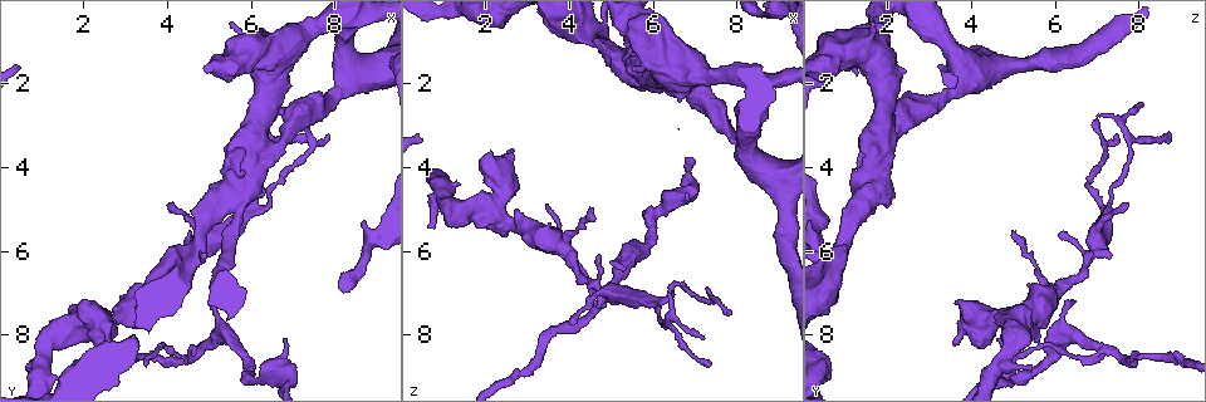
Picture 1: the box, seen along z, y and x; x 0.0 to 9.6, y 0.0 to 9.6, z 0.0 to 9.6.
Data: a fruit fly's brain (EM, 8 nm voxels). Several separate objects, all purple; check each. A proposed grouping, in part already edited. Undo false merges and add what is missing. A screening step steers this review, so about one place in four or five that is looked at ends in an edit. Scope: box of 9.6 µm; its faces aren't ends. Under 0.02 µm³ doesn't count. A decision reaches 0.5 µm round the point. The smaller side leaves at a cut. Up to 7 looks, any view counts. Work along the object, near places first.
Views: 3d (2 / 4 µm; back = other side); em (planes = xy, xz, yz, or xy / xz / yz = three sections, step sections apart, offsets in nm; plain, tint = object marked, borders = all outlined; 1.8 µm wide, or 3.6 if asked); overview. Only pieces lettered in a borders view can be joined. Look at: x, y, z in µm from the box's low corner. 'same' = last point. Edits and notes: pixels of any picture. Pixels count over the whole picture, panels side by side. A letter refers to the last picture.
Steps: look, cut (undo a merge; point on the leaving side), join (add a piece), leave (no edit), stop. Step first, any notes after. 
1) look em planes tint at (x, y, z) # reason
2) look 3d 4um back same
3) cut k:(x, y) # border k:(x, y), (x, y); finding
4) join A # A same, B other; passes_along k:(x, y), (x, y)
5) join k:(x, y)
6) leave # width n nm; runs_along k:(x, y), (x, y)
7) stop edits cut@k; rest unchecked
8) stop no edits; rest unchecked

look 3d 2um at (6.90, 8.05, 4.70) # an open end

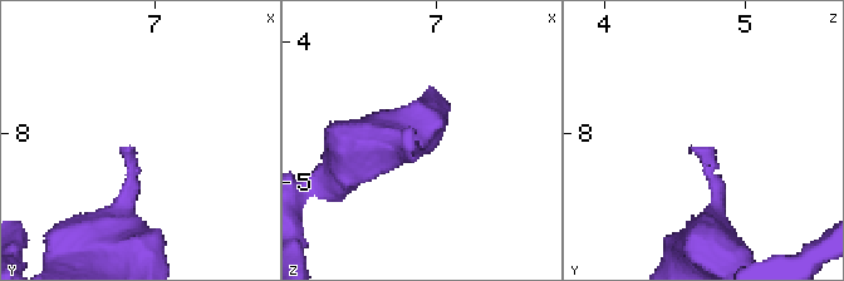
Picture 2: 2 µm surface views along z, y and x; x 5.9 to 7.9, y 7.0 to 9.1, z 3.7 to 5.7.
look em xz step 16 tint at (6.84, 8.08, 4.64)

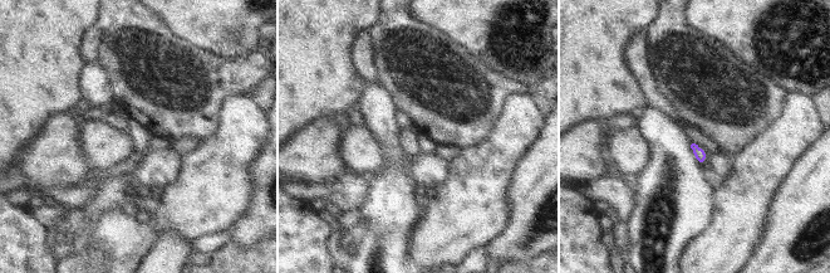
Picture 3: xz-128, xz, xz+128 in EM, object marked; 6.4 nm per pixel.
look em planes borders same

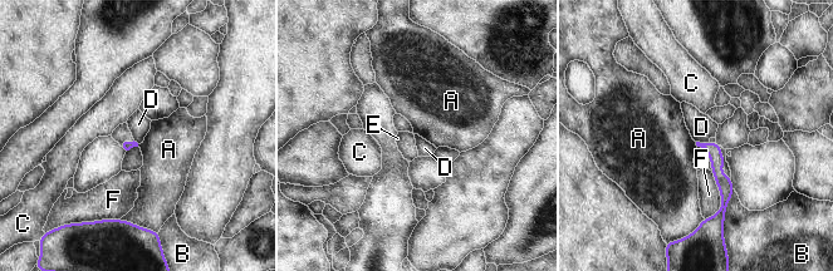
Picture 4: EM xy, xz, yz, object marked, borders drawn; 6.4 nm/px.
join E # longest_contact F 320 nm; A other, B other, C other, D other, E same, F other; passes_along 4:(127, 146), (127, 142), (122, 133); it goes on there

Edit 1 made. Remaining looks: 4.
look overview # see it whole again

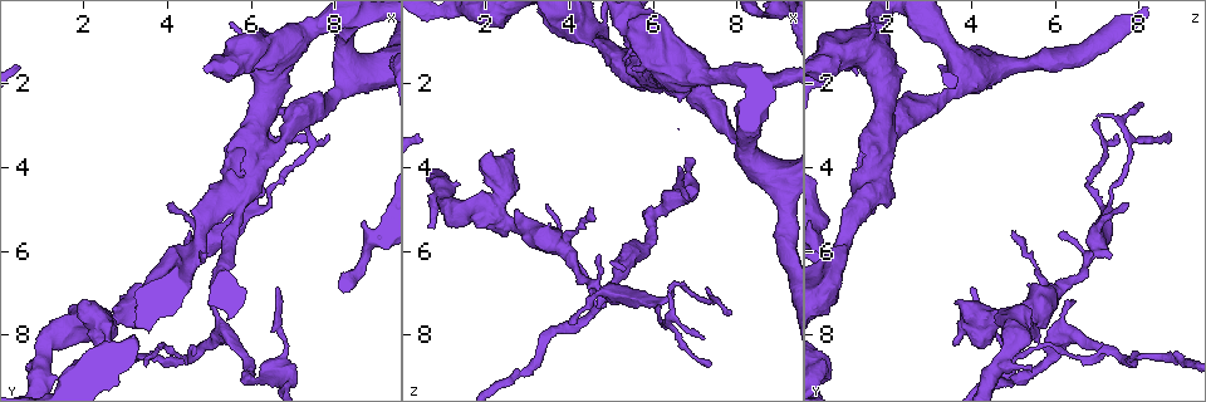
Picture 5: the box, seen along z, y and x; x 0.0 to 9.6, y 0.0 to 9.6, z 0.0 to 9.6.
look 3d 4um at (7.90, 3.20, 7.50) # an open end

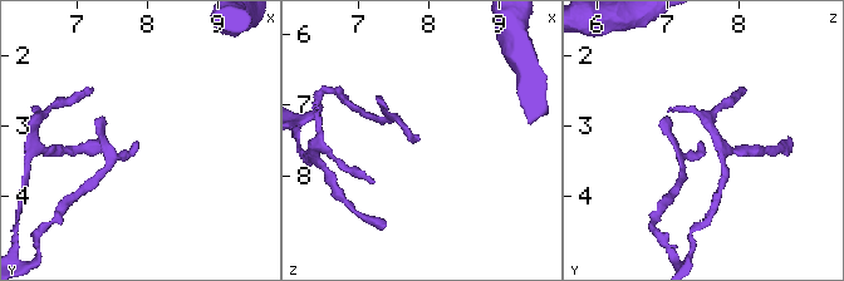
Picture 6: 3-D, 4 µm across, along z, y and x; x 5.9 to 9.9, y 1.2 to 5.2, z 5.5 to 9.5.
look em planes borders at (7.85, 3.20, 7.45) # need the tissue

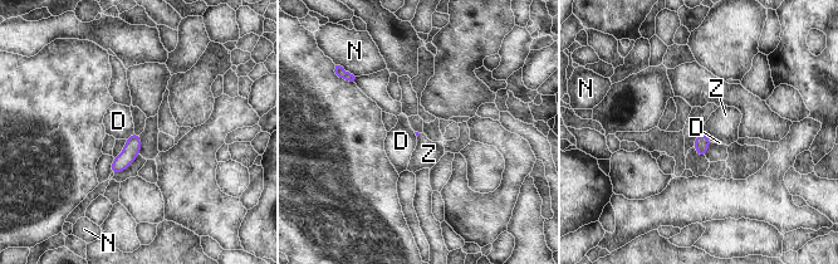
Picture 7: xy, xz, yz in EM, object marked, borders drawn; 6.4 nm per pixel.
join Z # longest_contact Z 90 nm; D other, N other, Z same; passes_along 7:(702, 141), (707, 136), (723, 125); it goes on there

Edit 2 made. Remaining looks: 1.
stop edits join@4, join@7; rest unchecked

